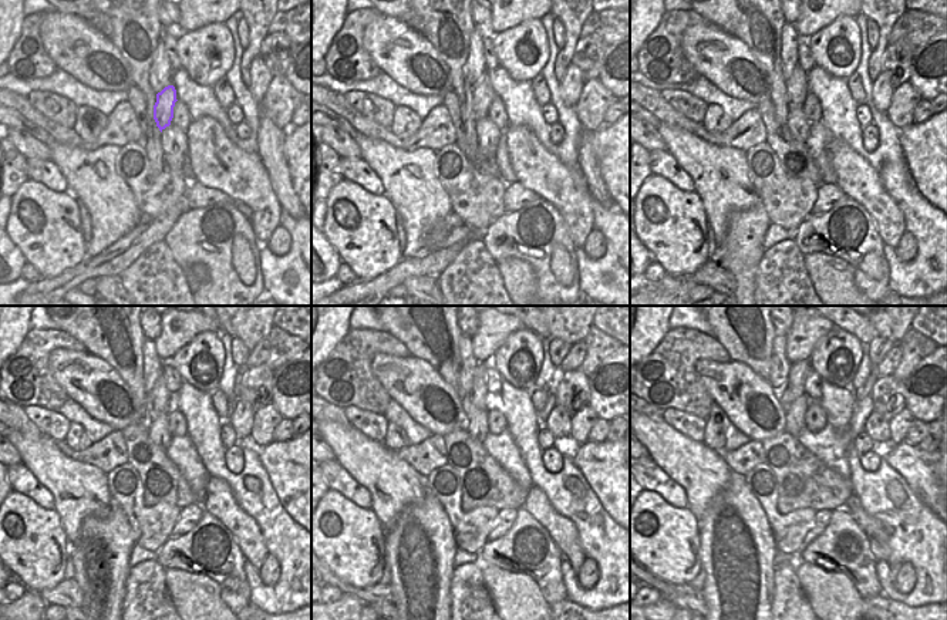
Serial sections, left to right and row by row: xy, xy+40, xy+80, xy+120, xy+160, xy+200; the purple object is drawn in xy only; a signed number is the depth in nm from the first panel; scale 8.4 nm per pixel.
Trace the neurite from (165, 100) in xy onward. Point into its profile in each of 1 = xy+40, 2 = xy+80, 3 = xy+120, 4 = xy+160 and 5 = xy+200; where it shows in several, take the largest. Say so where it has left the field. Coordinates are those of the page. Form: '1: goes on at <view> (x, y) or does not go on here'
1: goes on at xy+40 (482, 94)
2: goes on at xy+80 (796, 87)
3: goes on at xy+120 (159, 401)
4: goes on at xy+160 (477, 398)
5: goes on at xy+200 (795, 386)

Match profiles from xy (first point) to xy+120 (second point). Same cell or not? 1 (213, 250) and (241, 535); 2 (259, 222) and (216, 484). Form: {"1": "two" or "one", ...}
{"1": "two", "2": "one"}

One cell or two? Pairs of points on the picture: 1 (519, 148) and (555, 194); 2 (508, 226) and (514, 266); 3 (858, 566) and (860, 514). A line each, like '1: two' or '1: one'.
1: one
2: two
3: two

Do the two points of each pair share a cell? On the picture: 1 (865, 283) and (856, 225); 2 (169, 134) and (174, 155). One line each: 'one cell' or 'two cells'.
1: one cell
2: one cell

